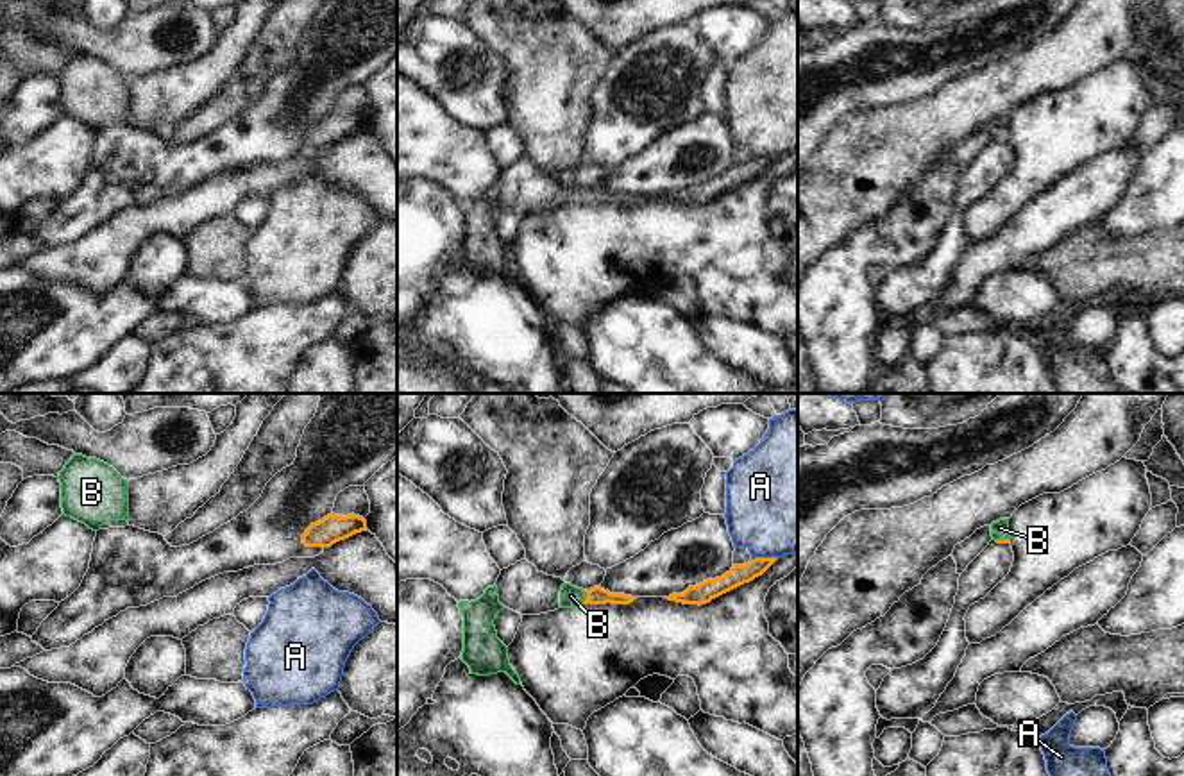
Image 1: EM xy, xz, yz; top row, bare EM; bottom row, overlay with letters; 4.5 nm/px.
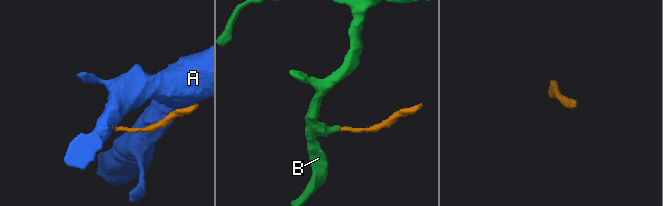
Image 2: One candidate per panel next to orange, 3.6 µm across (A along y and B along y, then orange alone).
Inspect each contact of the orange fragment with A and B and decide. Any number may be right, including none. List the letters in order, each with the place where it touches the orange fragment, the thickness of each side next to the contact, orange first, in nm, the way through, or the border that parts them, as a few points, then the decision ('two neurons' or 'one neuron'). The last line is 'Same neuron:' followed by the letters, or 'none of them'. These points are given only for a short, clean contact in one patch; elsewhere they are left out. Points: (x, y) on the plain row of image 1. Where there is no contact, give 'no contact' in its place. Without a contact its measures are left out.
A: meets orange in xz at (764, 158); 90 nm thick on the orange side, 460 nm on the other; two neurons
B: meets orange in xz at (587, 197); 80 nm thick on the orange side, 100 nm on the other; runs through xz (594, 195), (587, 197), (571, 195); one neuron
Same neuron: B

